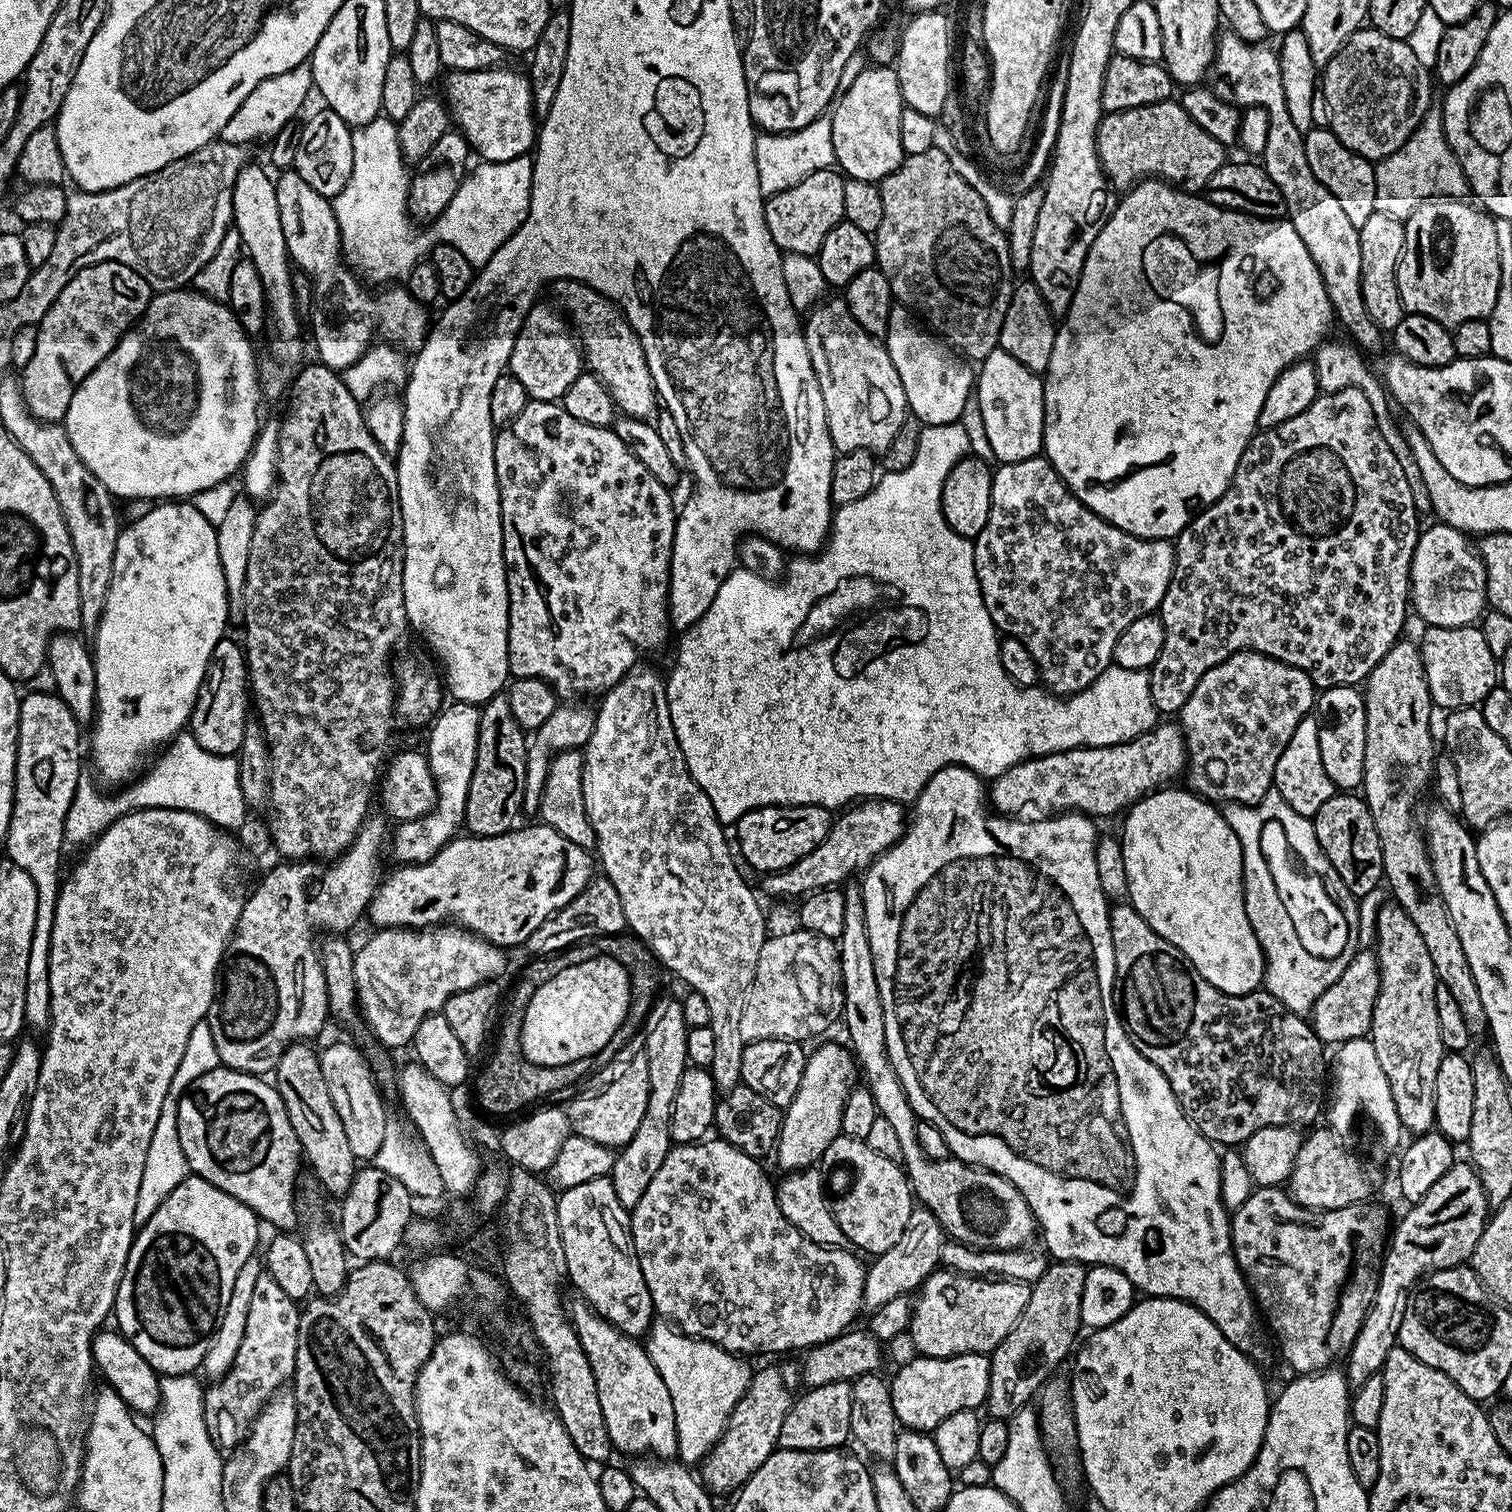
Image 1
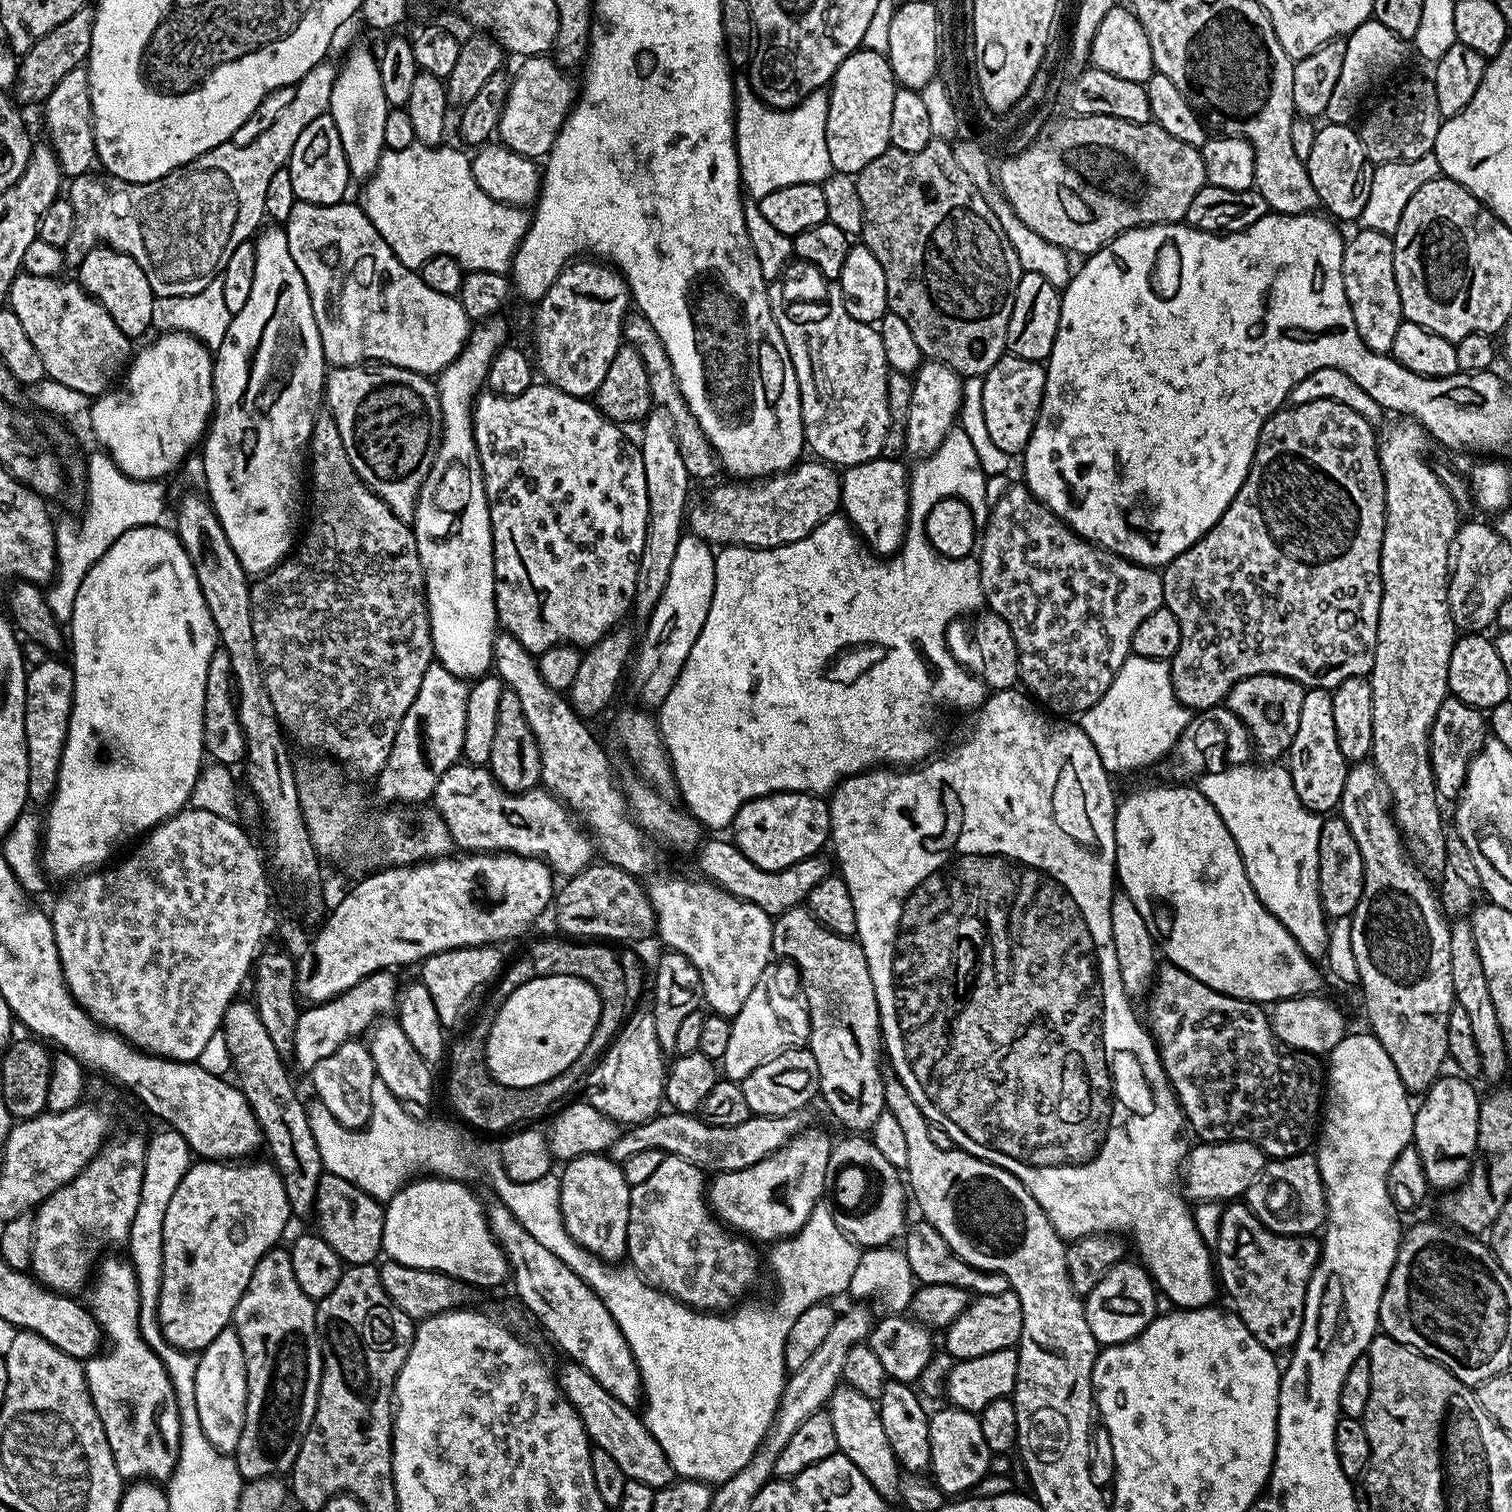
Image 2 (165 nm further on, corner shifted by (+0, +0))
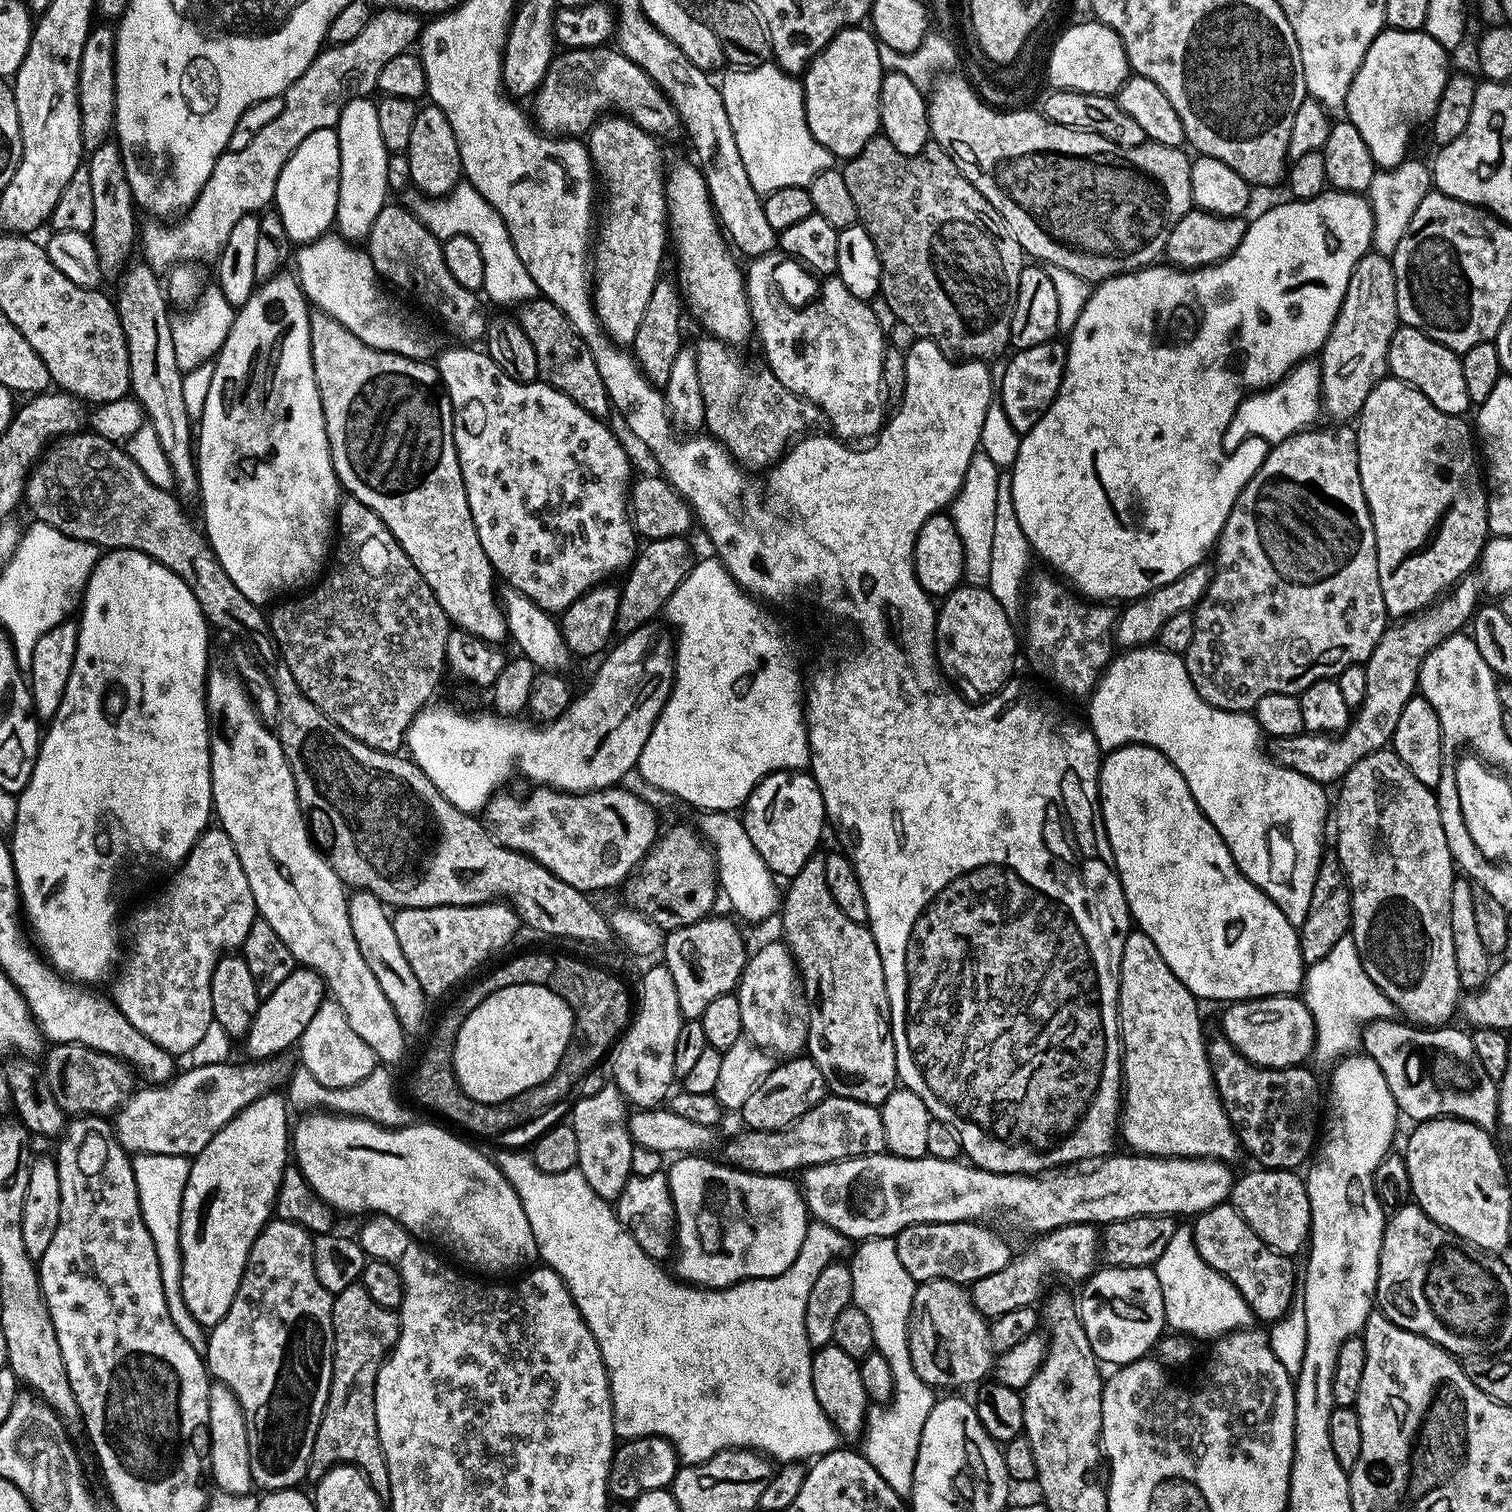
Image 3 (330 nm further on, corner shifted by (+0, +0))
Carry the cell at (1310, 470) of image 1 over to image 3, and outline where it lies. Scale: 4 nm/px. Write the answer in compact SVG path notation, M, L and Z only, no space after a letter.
M1316 427L1296 432L1290 438L1269 447L1268 457L1234 502L1224 523L1224 529L1220 532L1220 539L1215 545L1216 564L1214 563L1212 581L1194 609L1194 642L1190 642L1187 652L1183 655L1184 665L1190 674L1194 690L1198 690L1200 697L1215 708L1227 712L1251 713L1256 703L1266 694L1295 696L1305 692L1314 682L1333 679L1339 676L1342 670L1355 664L1363 665L1364 661L1370 658L1374 646L1378 646L1385 628L1390 623L1386 602L1382 602L1382 586L1378 582L1374 526L1362 490L1362 478L1358 474L1358 442L1355 427Z

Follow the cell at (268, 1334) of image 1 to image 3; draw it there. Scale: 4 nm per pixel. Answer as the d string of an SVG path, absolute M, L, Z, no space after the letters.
M273 1218L268 1225L254 1238L248 1251L248 1261L242 1274L242 1282L234 1294L234 1302L230 1302L230 1310L207 1333L208 1350L206 1353L206 1367L213 1381L225 1384L234 1398L238 1398L242 1414L246 1418L246 1434L250 1446L250 1474L252 1483L257 1489L277 1492L279 1488L294 1488L301 1482L303 1476L307 1477L312 1463L314 1438L318 1434L318 1426L322 1422L324 1407L328 1401L328 1391L332 1381L332 1298L333 1293L327 1292L318 1282L318 1274L314 1270L314 1254L312 1253L313 1233L300 1224L289 1220Z

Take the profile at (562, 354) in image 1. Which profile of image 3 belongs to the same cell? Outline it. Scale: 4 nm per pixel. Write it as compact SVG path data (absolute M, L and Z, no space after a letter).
M608 114L603 117L602 124L599 131L593 130L587 133L586 147L588 156L594 161L594 172L598 177L599 183L602 185L602 192L604 196L604 213L599 213L598 216L598 235L594 240L594 307L596 309L597 317L606 329L606 334L612 342L618 346L630 346L636 334L638 334L638 326L642 326L642 314L646 314L646 305L650 303L650 294L654 294L654 286L662 279L662 272L660 272L660 263L664 260L664 247L669 247L670 244L670 221L668 218L668 202L664 198L664 186L666 183L665 169L660 169L660 148L657 137L653 136L651 132L642 130L626 116L619 114Z

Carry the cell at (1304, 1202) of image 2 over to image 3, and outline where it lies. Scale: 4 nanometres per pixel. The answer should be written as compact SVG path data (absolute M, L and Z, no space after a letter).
M1263 1166L1255 1170L1257 1172L1248 1172L1233 1183L1230 1203L1266 1247L1282 1256L1295 1257L1295 1252L1309 1243L1312 1230L1308 1185L1292 1170Z

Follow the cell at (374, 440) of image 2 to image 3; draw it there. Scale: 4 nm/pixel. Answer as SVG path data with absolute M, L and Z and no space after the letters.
M309 311L308 321L310 322L310 346L312 347L312 361L314 362L314 382L318 386L318 398L322 402L322 410L324 411L328 445L332 455L332 468L336 472L337 480L340 481L341 489L351 499L362 502L367 508L374 510L374 514L378 514L378 518L382 518L382 522L390 530L390 534L394 534L398 546L402 546L402 550L408 555L410 562L414 562L418 574L422 574L422 578L428 583L432 593L436 595L436 601L440 603L442 610L448 615L449 621L459 631L474 634L478 638L482 638L487 644L503 645L503 640L509 639L508 623L504 617L503 607L498 603L497 593L496 596L492 593L494 569L482 550L482 542L478 538L478 530L474 526L474 518L470 514L466 486L454 446L452 403L447 390L444 388L444 383L440 380L440 373L431 363L425 362L423 359L399 356L393 352L383 352L377 348L366 346L366 342L354 338L354 334L350 334L350 330L346 330L346 326L342 326L325 312Z

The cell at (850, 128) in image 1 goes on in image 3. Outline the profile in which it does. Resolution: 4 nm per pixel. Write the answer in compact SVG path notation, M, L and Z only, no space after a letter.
M840 43L826 45L804 69L804 109L810 134L814 134L817 142L826 146L833 157L851 158L857 156L866 142L881 131L880 84L886 71L880 65L879 43Z

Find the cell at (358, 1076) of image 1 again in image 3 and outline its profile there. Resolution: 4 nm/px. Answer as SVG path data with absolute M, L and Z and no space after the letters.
M325 998L320 1003L314 1018L310 1018L310 1026L306 1026L306 1030L300 1035L299 1048L299 1063L306 1070L310 1070L310 1074L314 1074L314 1078L327 1088L354 1086L378 1067L374 1050L370 1050L370 1046L366 1046L366 1042L358 1038L350 1022L346 1022L342 1006L338 1006L334 998Z

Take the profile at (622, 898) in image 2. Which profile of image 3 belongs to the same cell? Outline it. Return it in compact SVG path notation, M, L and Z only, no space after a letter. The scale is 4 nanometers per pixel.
M676 824L669 830L668 836L661 835L652 845L640 867L628 877L622 891L635 911L657 924L665 933L690 926L705 919L713 911L712 903L716 900L716 892L718 896L716 857L713 849L705 843L695 827L687 828L684 824Z

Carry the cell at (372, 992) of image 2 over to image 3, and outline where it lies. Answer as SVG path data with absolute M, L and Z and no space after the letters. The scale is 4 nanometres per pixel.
M287 1055L253 1059L252 1064L197 1064L189 1072L173 1075L167 1084L144 1086L132 1093L115 1113L116 1143L129 1154L170 1154L195 1158L206 1142L250 1102L283 1089L294 1071Z

